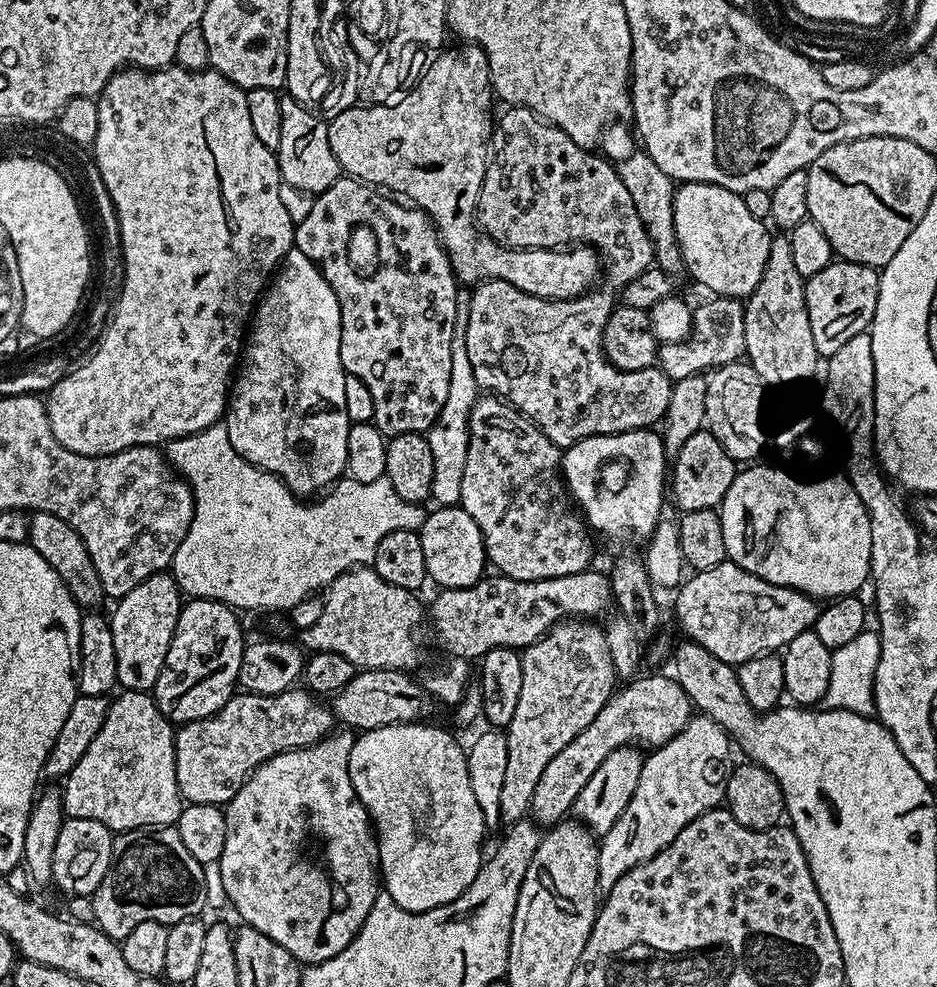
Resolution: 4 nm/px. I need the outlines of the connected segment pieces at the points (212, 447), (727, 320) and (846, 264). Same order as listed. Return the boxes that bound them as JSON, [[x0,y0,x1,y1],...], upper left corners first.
[[166,423,422,614],[658,295,746,382],[806,259,880,358]]

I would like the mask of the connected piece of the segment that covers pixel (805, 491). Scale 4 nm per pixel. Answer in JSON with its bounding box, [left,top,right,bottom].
[719,463,872,598]

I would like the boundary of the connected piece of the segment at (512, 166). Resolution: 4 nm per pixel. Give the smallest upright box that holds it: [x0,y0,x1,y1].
[476,106,654,294]

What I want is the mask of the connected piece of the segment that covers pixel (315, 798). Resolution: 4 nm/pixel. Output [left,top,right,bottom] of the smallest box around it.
[219,730,382,966]

